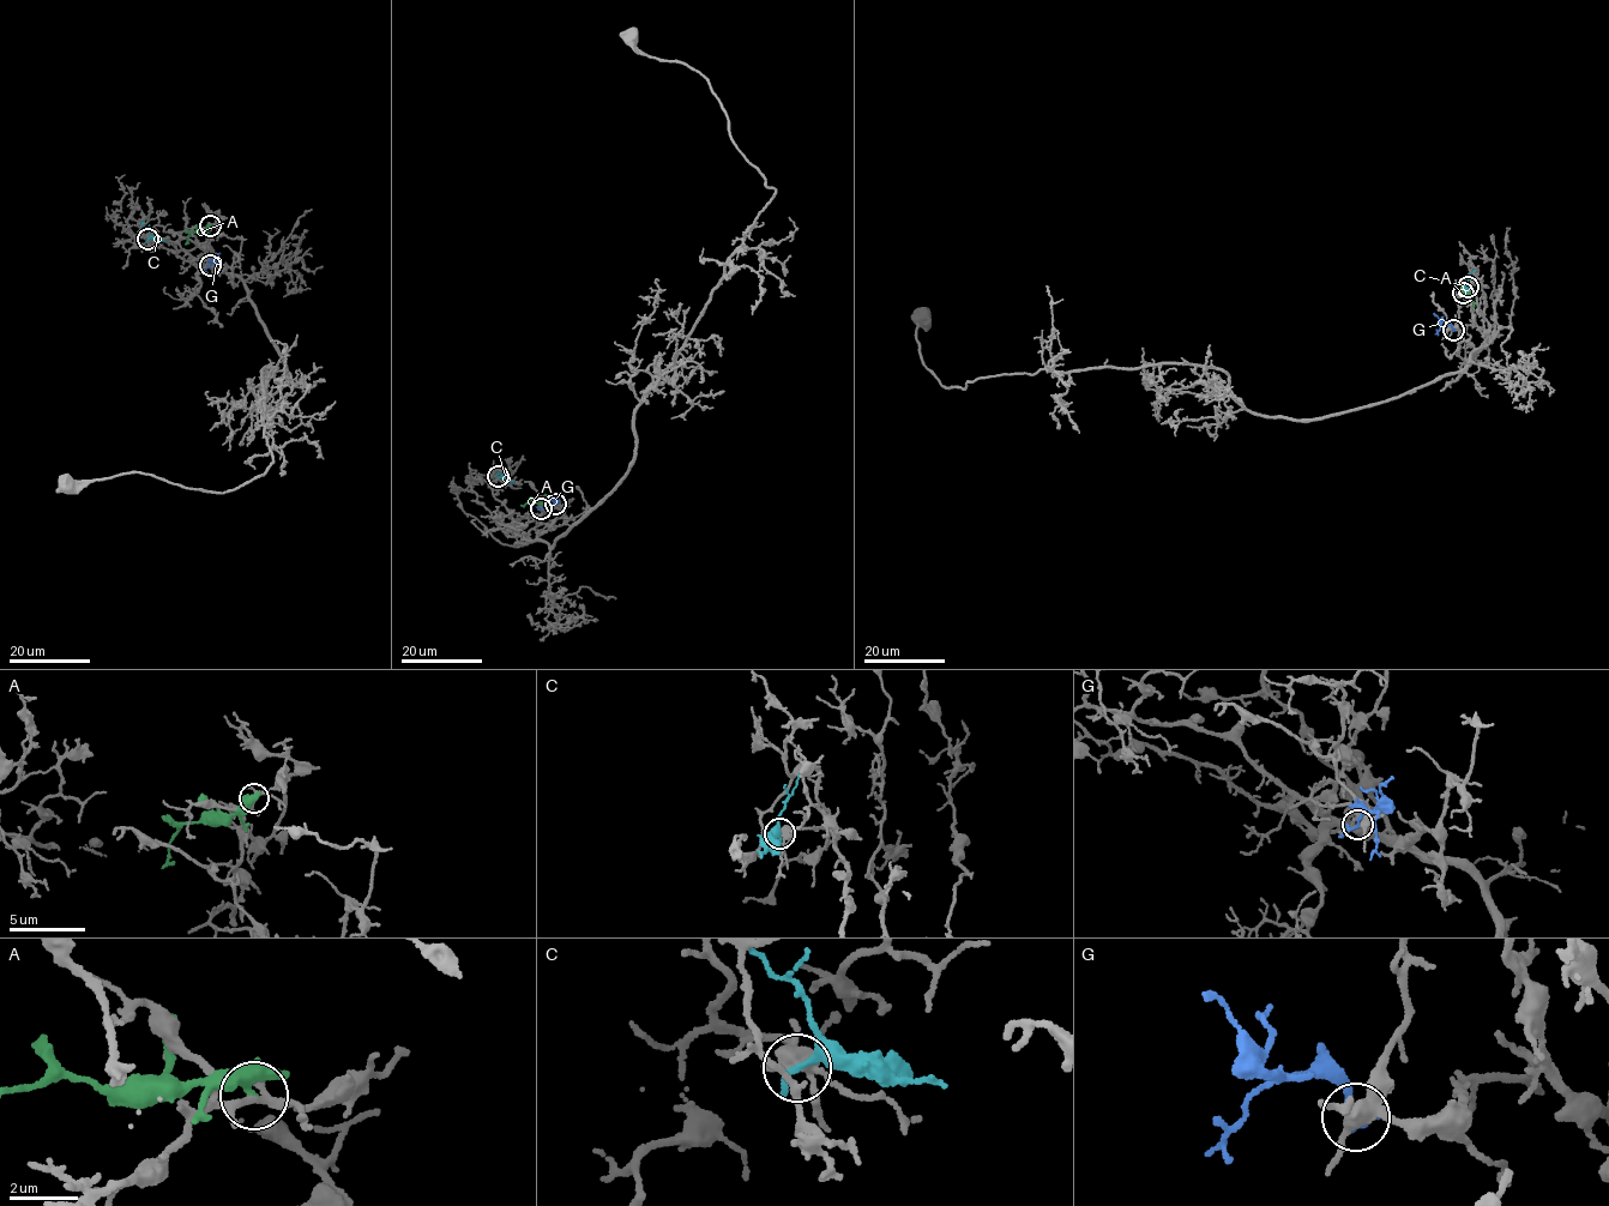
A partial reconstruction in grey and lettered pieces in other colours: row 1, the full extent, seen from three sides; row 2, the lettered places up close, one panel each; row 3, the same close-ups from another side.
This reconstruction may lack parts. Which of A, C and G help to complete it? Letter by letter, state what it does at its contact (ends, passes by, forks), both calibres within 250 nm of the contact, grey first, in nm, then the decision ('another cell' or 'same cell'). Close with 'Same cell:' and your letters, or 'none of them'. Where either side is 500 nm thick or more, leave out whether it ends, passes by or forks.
A: it passes by; calibres 190 and 360 nm; another cell
C: it ends; calibres 360 and 280 nm; another cell
G: it passes by; calibres 320 and 200 nm; same cell
Same cell: G

